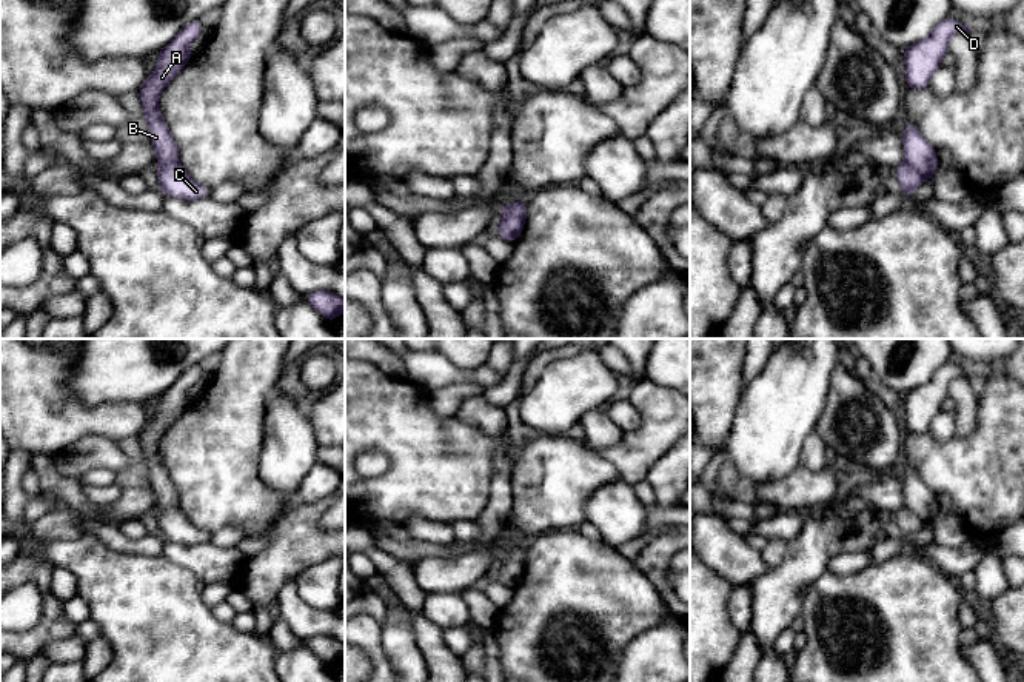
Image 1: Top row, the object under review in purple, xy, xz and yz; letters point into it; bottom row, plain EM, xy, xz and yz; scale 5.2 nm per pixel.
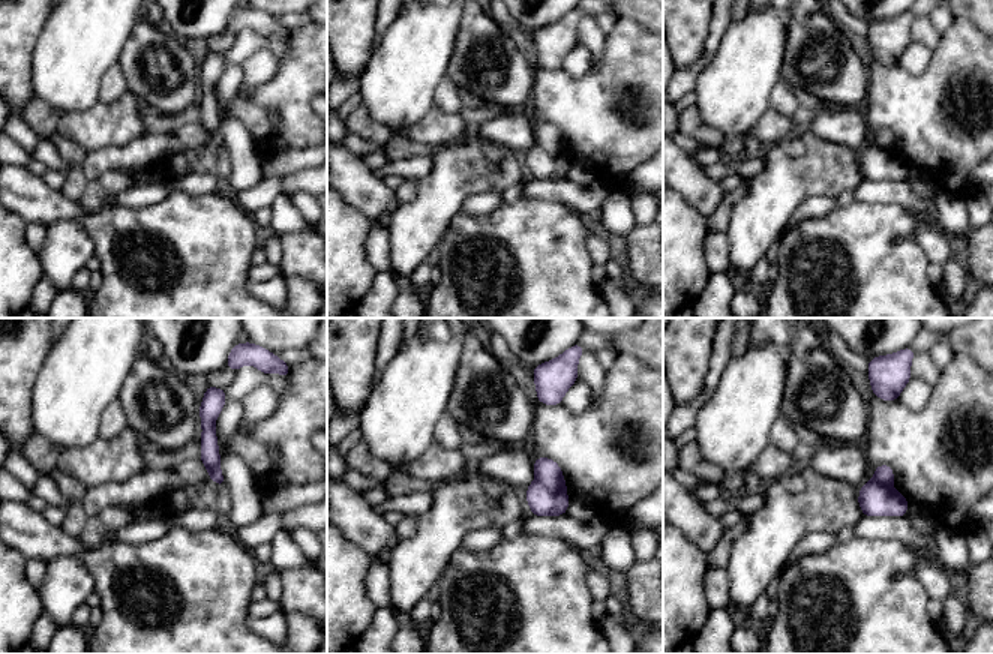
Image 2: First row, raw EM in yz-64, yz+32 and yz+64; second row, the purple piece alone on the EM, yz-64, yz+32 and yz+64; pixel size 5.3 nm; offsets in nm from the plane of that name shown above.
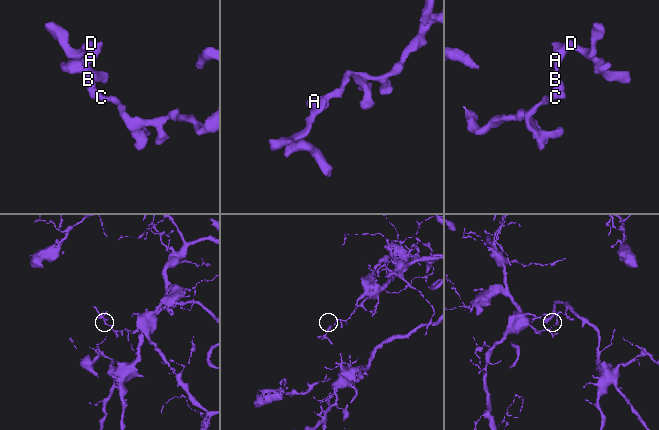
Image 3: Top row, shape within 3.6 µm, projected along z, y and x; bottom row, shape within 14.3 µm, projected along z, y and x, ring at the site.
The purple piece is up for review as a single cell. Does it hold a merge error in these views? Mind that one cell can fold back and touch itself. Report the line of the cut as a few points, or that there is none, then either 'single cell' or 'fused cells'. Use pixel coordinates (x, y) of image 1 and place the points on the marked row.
cut yz (904, 160), (920, 173), (932, 176); fused cells

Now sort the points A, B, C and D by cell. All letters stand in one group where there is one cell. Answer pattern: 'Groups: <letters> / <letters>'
Groups: A B D / C

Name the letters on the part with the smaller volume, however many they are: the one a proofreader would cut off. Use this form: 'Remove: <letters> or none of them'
Remove: A, B, D

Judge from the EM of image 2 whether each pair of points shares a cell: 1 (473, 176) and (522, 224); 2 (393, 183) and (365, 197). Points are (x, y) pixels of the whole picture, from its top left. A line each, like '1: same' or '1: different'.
1: different
2: different

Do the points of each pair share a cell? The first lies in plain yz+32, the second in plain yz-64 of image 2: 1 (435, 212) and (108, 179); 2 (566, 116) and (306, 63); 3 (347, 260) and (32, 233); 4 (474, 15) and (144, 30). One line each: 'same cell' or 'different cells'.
1: same cell
2: same cell
3: different cells
4: same cell

